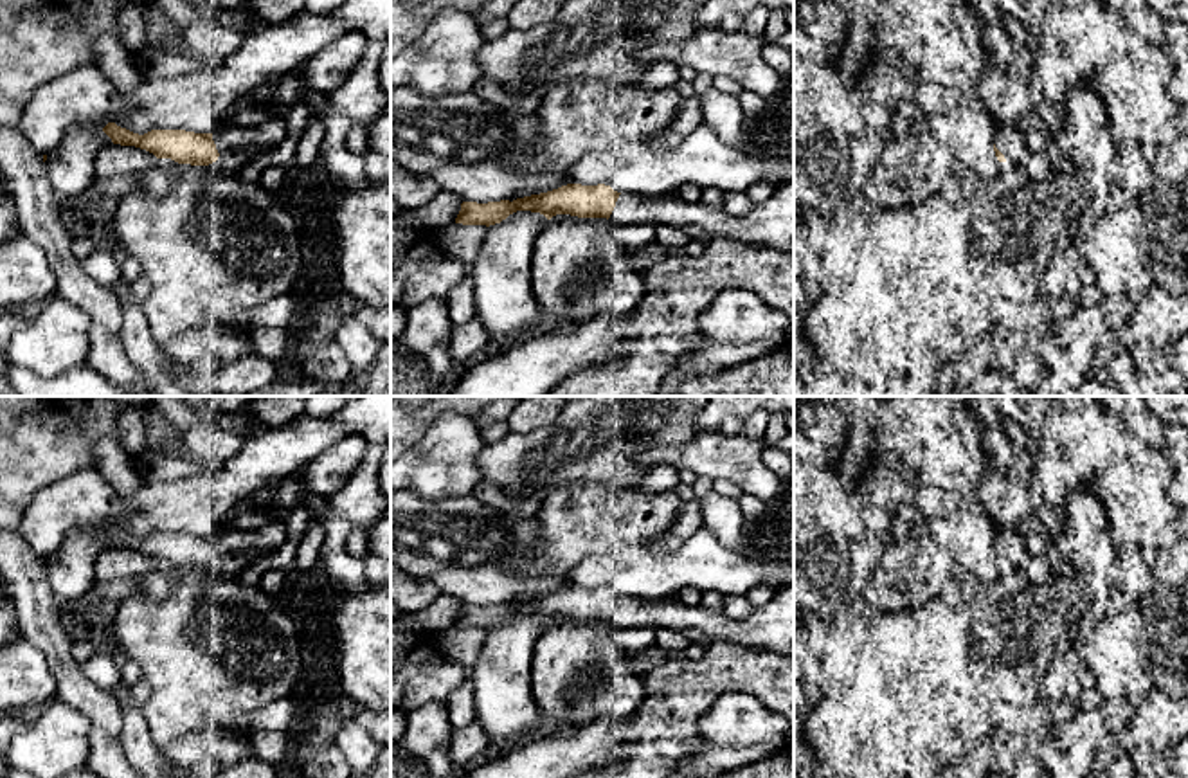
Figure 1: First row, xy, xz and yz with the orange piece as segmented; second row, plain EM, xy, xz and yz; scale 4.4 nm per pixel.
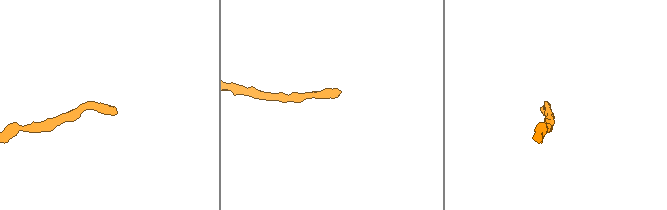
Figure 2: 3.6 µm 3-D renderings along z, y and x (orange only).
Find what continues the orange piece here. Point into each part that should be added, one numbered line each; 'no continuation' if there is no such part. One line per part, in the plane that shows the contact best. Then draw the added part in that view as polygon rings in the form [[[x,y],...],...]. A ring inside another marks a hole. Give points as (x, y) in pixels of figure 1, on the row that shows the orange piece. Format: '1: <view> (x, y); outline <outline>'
1: xz (771, 222); outline [[[794,180],[756,204],[747,214],[733,216],[702,202],[688,202],[675,193],[646,196],[621,193],[608,218],[614,225],[697,225],[709,236],[747,245],[767,245],[794,258]]]

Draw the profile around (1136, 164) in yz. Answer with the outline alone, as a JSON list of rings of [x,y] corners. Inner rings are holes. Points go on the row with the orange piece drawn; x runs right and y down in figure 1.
[[[1188,103],[1181,104],[1179,135],[1168,146],[1143,148],[1132,140],[1118,144],[1118,164],[1123,185],[1134,194],[1145,194],[1156,180],[1181,185],[1188,175]]]

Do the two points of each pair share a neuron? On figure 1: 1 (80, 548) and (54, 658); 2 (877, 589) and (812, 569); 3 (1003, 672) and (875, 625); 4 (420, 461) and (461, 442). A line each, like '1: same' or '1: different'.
1: different
2: different
3: same
4: same

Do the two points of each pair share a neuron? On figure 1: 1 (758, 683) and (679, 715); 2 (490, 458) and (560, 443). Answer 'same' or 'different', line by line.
1: same
2: same

